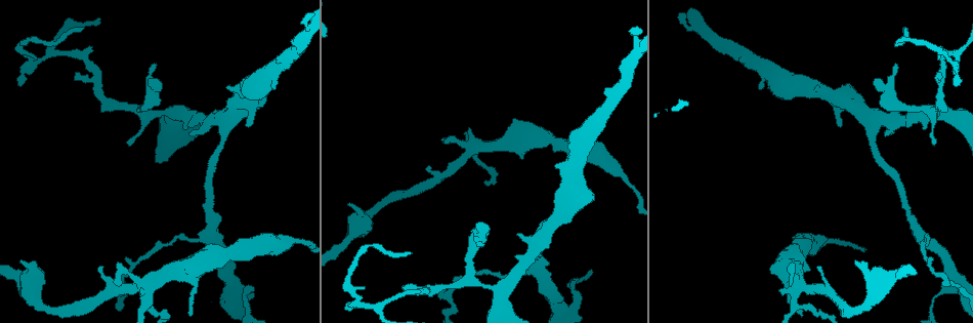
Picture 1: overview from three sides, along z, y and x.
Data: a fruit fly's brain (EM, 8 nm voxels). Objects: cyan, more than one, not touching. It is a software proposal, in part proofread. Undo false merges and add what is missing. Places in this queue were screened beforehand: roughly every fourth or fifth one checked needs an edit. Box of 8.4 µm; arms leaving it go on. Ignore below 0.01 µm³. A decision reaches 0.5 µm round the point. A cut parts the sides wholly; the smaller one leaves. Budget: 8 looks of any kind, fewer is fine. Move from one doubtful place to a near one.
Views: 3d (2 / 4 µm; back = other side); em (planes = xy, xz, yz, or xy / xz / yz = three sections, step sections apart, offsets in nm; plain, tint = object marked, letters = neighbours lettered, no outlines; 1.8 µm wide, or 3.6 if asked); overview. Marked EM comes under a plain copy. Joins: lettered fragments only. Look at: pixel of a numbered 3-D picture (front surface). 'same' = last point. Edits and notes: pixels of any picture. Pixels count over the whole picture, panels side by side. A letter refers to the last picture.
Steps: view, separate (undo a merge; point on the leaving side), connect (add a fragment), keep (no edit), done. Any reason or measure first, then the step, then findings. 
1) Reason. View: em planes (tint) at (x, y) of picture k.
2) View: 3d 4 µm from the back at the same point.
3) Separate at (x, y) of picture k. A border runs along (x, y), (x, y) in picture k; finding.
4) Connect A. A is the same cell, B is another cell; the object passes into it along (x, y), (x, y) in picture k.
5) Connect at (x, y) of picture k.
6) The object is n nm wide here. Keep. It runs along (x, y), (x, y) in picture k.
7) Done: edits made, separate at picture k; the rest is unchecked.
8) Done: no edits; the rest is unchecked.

Sharp bend. View: em 3.6 µm xz step 8 (tint) at (473, 146) of picture 1.

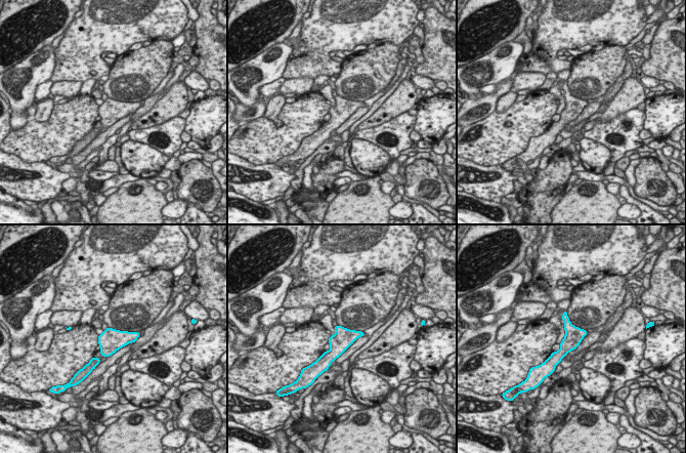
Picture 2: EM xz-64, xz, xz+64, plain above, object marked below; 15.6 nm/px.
Another direction. View: em 3.6 µm planes (tint) at the same point.

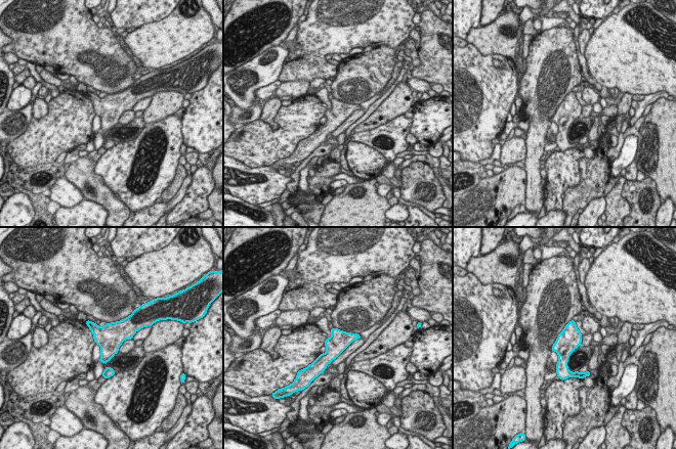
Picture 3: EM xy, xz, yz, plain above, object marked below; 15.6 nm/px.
See the neighbours. View: em 3.6 µm planes (letters) at the same point.

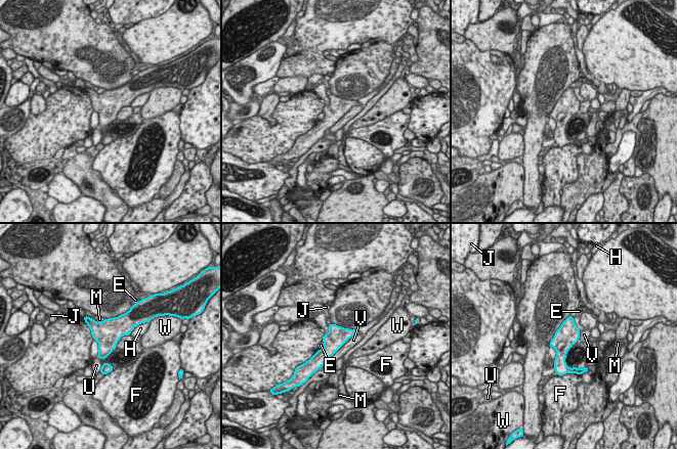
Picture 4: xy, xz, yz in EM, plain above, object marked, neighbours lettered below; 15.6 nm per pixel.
Keep. E, F, H, J, M, U, V and W are other cells; a border runs along (360, 332), (351, 335), (328, 358) in picture 4; continuous, no second neuron.

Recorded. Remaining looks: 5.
View: em planes (letters) at (886, 135) of picture 1.

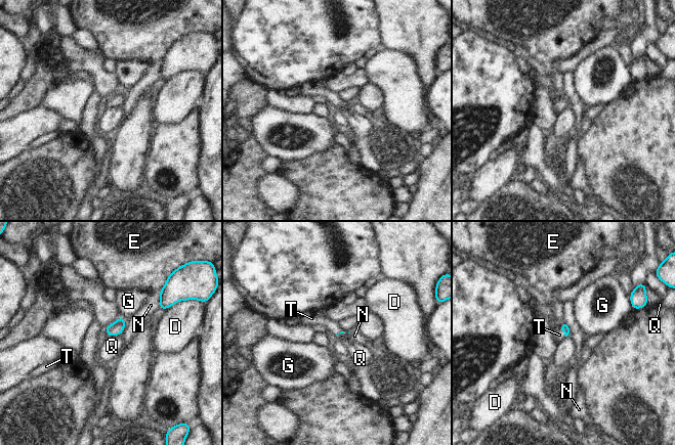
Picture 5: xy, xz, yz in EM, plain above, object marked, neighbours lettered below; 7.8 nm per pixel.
Connect T. T is the same cell, D, E, G, N and Q are other cells; the object passes into it along (565, 329), (563, 331), (559, 335) in picture 5; the neuron continues.

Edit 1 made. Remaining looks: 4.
Thick end. View: 3d 4 µm at (857, 262) of picture 1.

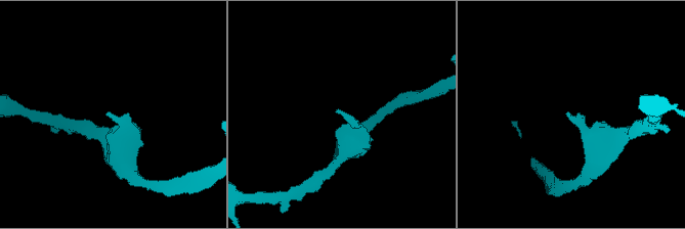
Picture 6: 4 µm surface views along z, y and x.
Shape alone is not enough. View: em xy step 16 (tint) at (105, 115) of picture 6.

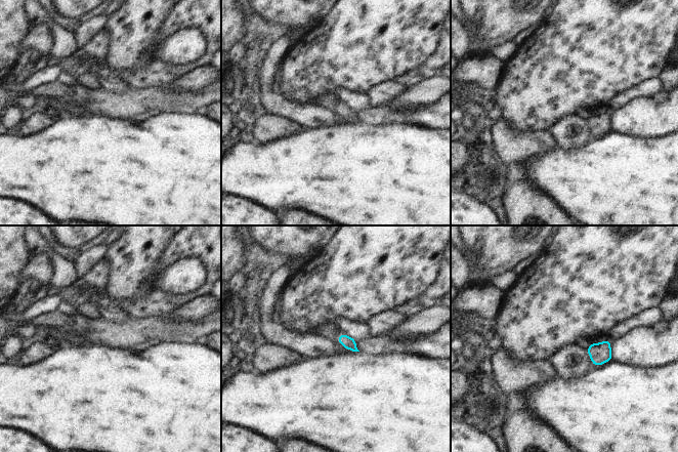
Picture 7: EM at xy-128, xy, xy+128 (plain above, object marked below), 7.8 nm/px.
Another direction. View: em planes (letters) at the same point.

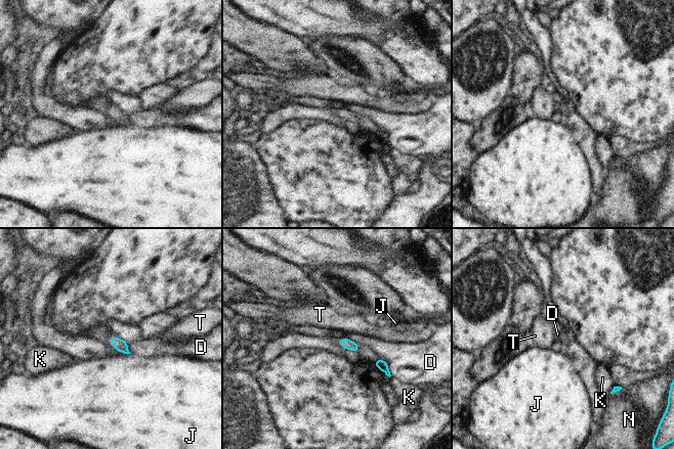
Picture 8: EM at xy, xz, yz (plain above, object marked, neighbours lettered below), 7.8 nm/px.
Keep. D, J, K, N and T are other cells; a border runs along (379, 358), (387, 363), (391, 375) in picture 8; none of them fits.

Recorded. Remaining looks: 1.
Done: edits made, connect at picture 5; the rest is unchecked.

